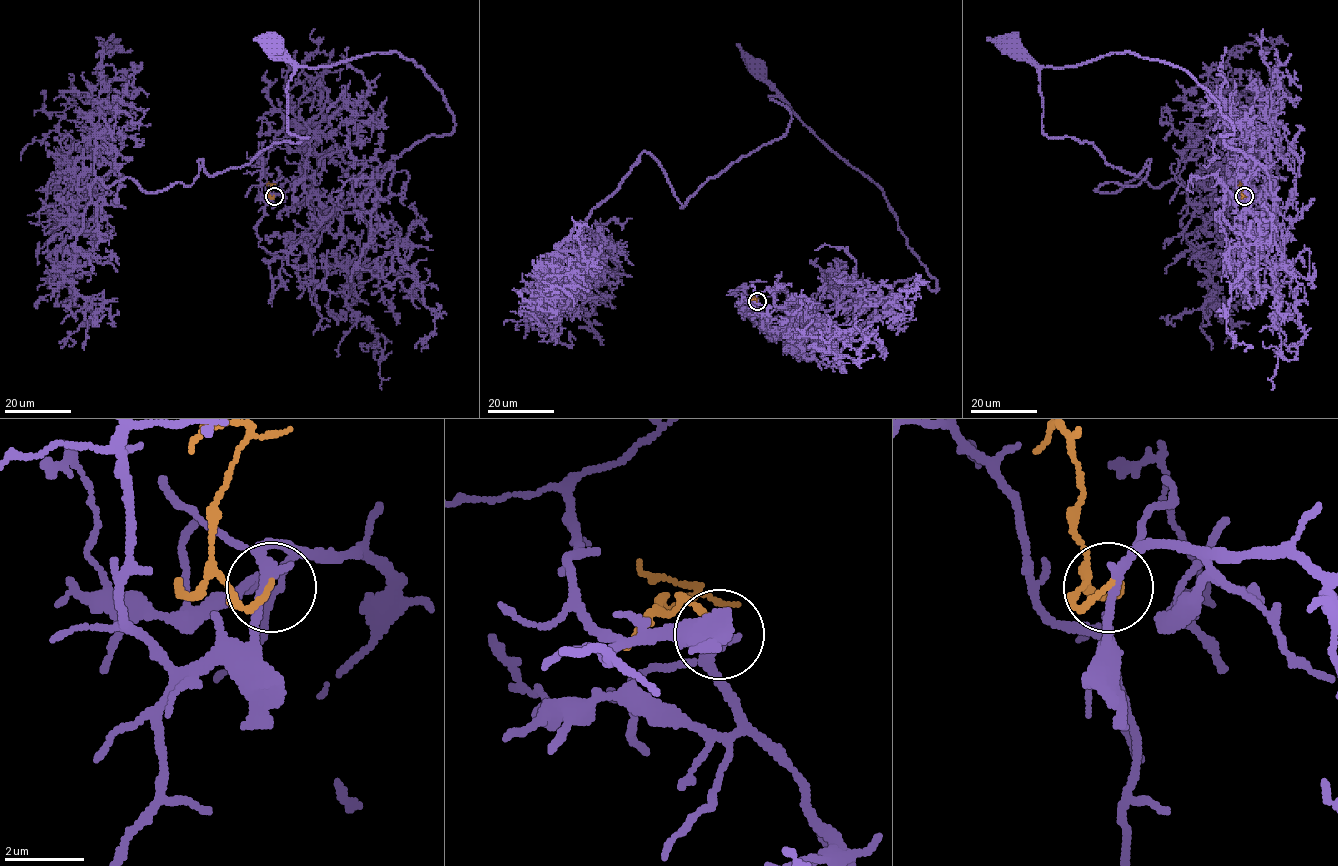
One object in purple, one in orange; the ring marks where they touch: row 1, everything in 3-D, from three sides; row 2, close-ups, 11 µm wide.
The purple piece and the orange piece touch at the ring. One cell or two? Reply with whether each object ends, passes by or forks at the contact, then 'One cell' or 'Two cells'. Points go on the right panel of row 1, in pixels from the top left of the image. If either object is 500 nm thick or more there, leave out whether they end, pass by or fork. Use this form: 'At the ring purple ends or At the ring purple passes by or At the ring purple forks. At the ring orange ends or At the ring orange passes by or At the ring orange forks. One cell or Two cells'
At the ring purple passes by. At the ring orange ends. Two cells

